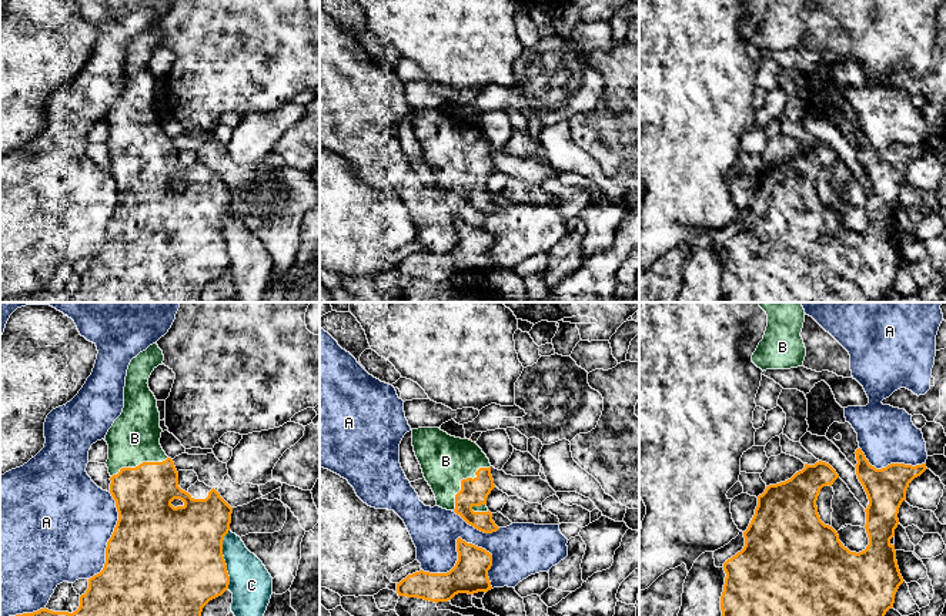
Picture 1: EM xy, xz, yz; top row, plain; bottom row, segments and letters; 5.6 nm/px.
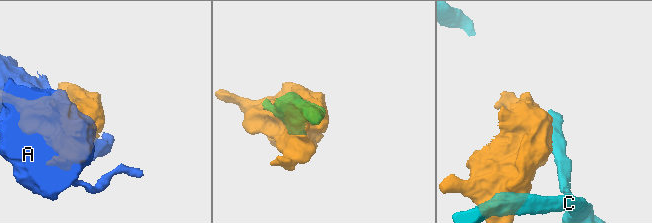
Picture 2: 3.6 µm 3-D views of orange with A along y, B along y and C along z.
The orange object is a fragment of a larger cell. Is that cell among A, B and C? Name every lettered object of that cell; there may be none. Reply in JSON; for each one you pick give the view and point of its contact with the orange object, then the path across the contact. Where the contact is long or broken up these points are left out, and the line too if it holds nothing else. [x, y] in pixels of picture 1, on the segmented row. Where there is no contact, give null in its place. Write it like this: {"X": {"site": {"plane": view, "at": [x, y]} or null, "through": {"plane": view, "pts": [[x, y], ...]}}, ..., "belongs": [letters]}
{"B": {"site": {"plane": "xz", "at": [461, 481]}}, "belongs": ["B"]}

